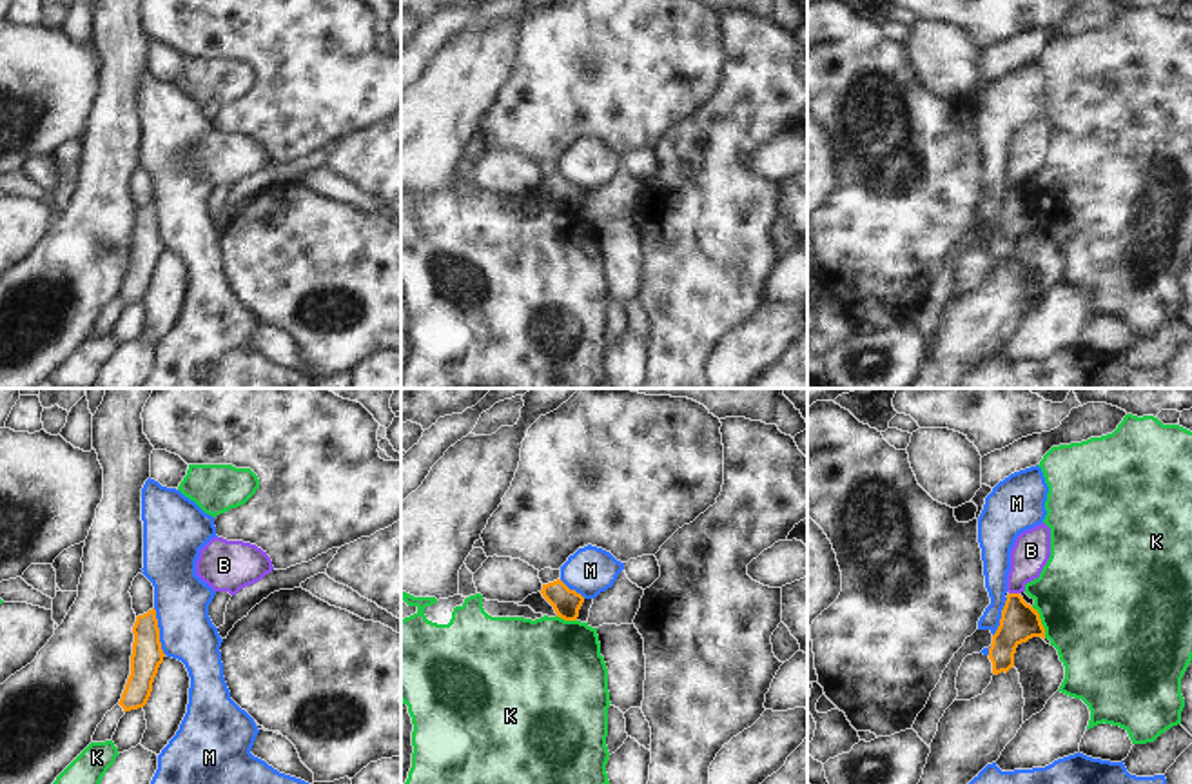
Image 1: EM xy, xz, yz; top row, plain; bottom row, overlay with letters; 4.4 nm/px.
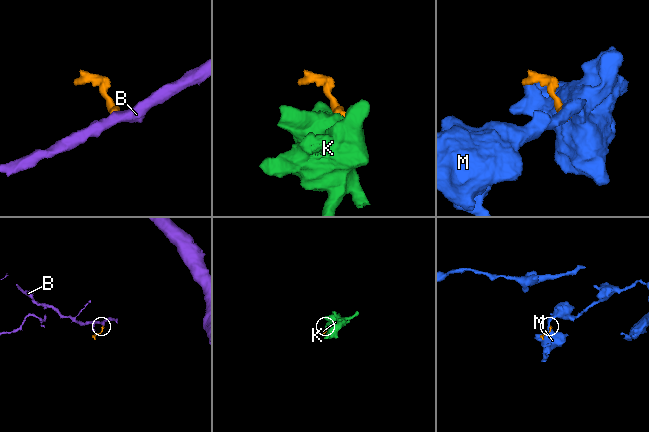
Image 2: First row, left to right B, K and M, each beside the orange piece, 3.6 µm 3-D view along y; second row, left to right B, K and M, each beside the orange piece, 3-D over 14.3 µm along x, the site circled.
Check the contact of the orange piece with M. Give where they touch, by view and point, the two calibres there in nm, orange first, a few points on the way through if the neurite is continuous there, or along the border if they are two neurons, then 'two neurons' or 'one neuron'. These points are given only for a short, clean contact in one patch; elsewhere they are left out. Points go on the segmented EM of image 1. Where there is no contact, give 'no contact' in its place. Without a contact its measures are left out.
meets orange in xy at (158, 632); 140 nm thick on the orange side, 240 nm on the other; border along xy (153, 608), (158, 619), (160, 648), (166, 654); two neurons

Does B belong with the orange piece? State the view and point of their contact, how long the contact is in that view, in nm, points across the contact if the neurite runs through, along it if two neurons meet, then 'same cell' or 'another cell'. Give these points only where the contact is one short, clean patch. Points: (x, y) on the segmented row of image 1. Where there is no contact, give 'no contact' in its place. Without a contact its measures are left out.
yz (1015, 594) | 50 nm | along yz (1009, 592), (1018, 594) | another cell

